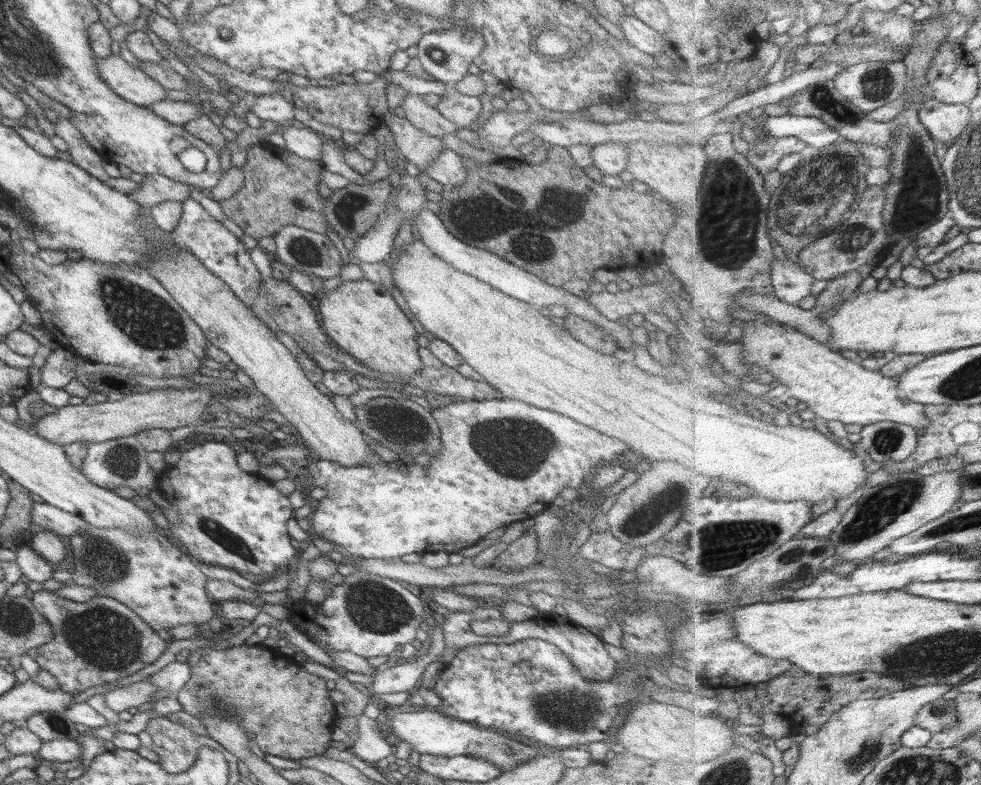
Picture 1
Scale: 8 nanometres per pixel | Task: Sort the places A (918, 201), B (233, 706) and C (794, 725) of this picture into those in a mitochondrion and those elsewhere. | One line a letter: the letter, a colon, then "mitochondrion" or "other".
A: mitochondrion
B: mitochondrion
C: other

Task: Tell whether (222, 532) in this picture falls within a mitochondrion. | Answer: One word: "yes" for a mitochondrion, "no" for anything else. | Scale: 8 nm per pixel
yes

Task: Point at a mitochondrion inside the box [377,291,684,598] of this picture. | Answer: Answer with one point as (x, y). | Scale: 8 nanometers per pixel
(515, 448)

